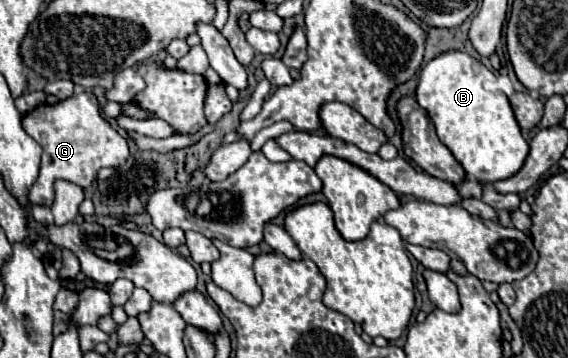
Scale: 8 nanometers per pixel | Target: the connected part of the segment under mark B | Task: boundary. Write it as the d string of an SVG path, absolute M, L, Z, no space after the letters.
M449 51L429 61L421 71L417 85L417 103L427 111L441 143L453 153L469 177L475 177L481 183L495 183L509 179L523 167L529 155L529 143L521 135L521 127L513 115L509 99L503 91L497 89L497 77L471 55L463 51Z

